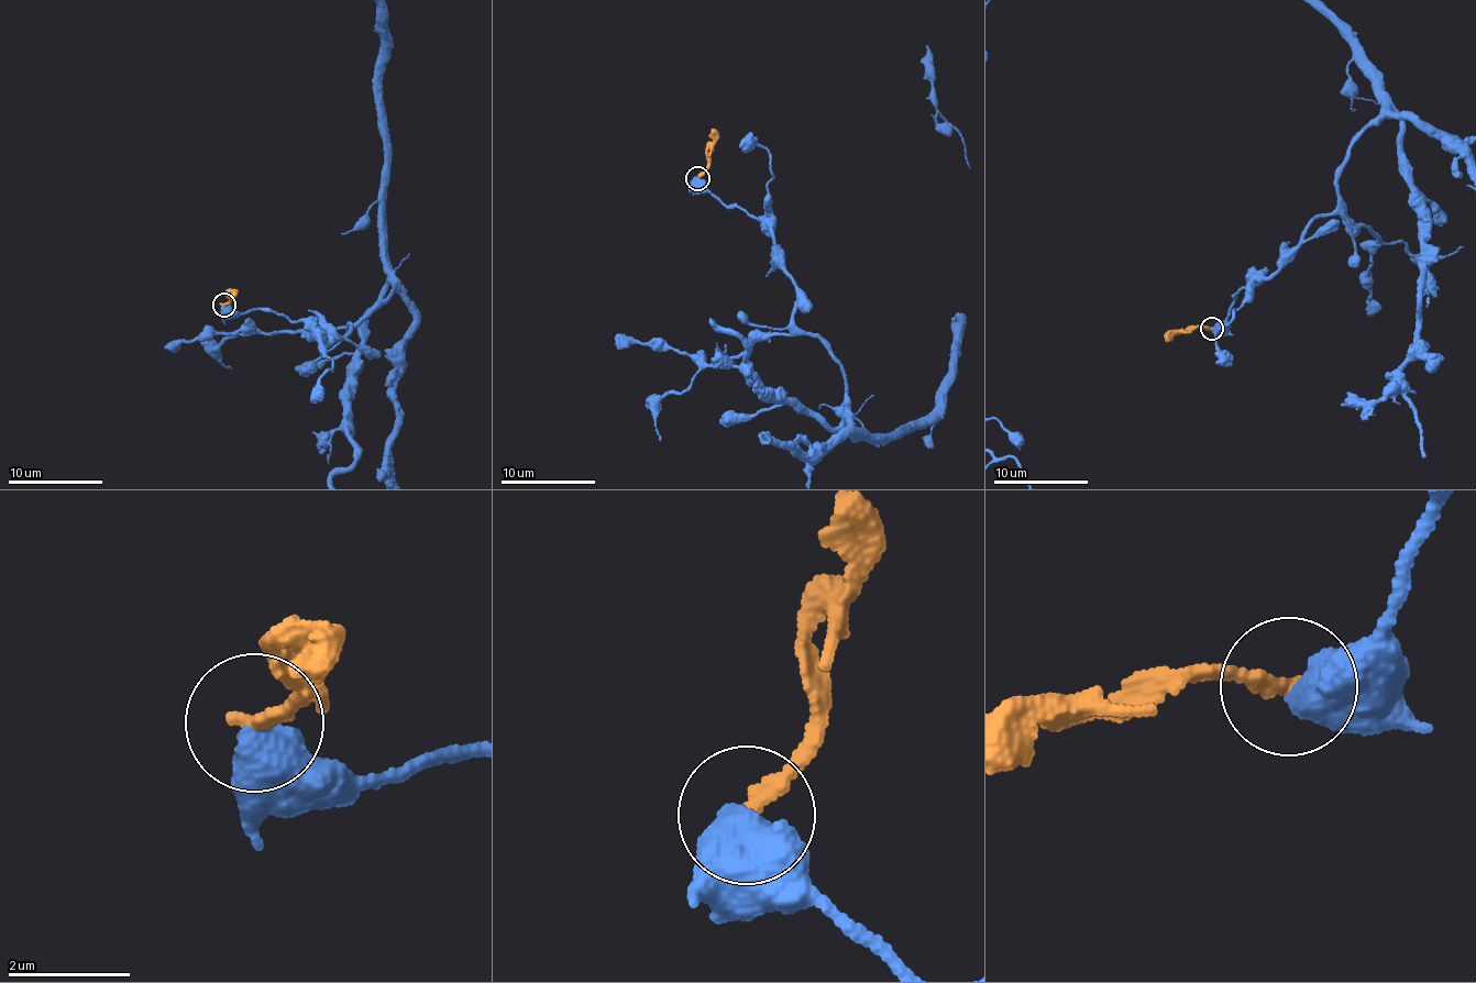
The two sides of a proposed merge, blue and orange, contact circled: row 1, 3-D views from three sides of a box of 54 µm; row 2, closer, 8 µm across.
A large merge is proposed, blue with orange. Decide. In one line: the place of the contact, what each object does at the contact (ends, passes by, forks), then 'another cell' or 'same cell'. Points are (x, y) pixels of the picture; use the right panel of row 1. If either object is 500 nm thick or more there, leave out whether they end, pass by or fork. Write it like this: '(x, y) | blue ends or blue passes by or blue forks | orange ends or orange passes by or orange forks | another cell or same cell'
(1212, 328) | another cell

